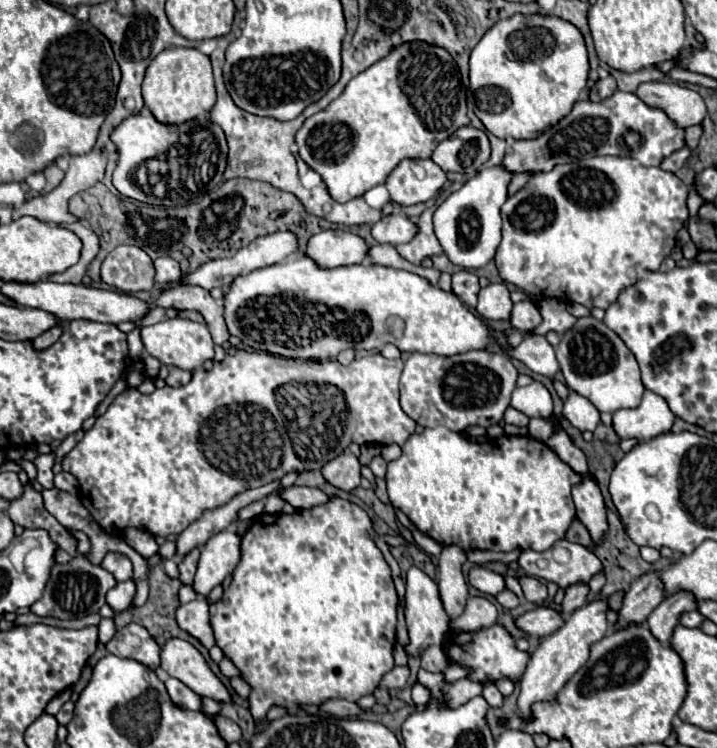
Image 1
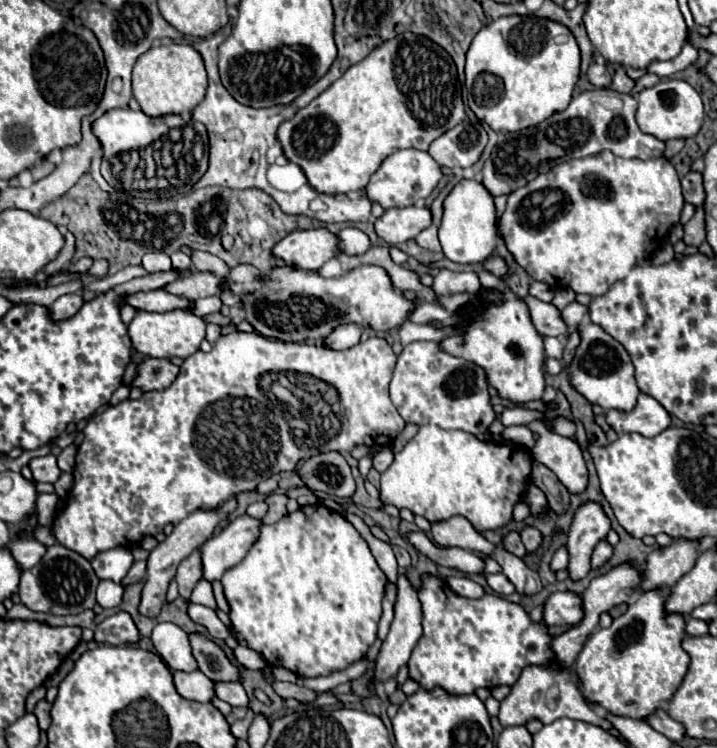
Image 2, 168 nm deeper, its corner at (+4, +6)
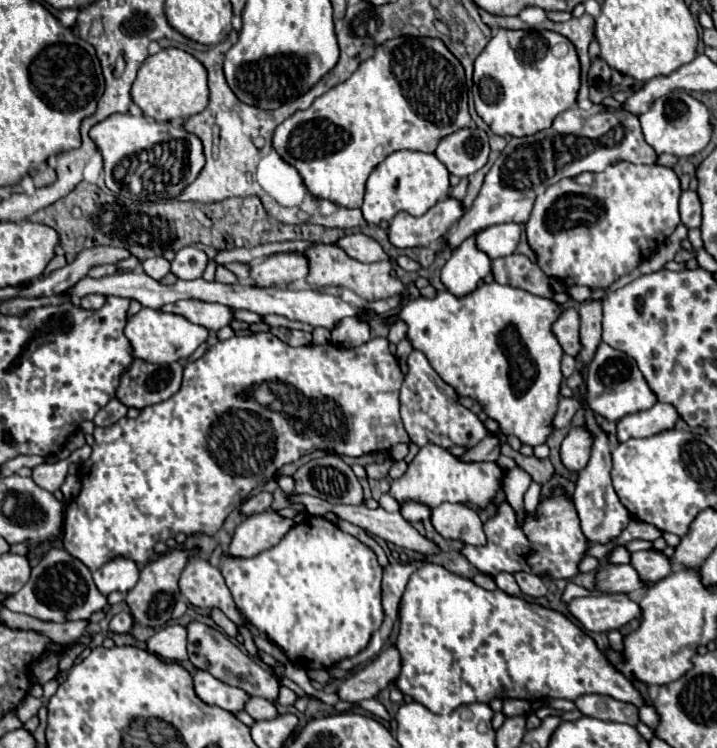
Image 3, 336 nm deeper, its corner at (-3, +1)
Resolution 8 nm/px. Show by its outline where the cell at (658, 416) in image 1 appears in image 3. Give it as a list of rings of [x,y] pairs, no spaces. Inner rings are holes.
[[[656,403],[642,413],[626,415],[618,421],[618,441],[628,441],[632,437],[650,437],[660,431],[672,429],[678,421],[678,411],[670,403]]]

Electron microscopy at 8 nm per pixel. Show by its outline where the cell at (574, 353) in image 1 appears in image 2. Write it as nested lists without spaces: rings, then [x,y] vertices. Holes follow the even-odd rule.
[[[589,322],[579,326],[579,338],[581,338],[579,348],[575,348],[575,356],[571,364],[565,368],[569,384],[583,398],[587,398],[591,404],[599,404],[603,410],[611,408],[633,410],[639,396],[639,388],[635,382],[635,370],[627,350],[613,336],[603,332],[599,324]]]

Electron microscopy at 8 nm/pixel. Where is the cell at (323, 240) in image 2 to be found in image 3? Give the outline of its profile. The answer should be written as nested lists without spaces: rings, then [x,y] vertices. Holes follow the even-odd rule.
[[[276,253],[266,261],[250,265],[250,279],[258,287],[288,285],[298,279],[306,279],[308,261],[300,253]]]

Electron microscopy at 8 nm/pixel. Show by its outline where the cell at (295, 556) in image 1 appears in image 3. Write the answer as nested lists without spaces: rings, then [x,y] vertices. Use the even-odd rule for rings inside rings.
[[[324,517],[304,519],[294,525],[276,547],[262,551],[256,557],[242,559],[224,555],[222,577],[226,579],[238,611],[258,631],[266,633],[270,641],[280,645],[288,659],[302,669],[328,669],[346,657],[354,657],[368,645],[372,633],[384,619],[380,603],[382,567],[378,565],[376,555],[356,537],[342,533]]]

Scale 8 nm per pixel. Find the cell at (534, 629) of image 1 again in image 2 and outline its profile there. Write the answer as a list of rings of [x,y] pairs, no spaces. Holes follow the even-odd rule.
[[[555,592],[543,606],[545,626],[573,626],[583,618],[581,598],[571,592]]]

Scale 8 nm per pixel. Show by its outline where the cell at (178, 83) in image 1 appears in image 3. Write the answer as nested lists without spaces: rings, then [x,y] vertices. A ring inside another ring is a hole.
[[[162,49],[156,55],[150,55],[138,69],[136,81],[132,83],[132,101],[142,109],[144,115],[156,121],[188,119],[208,105],[208,83],[206,69],[202,63],[186,51],[180,49]]]

